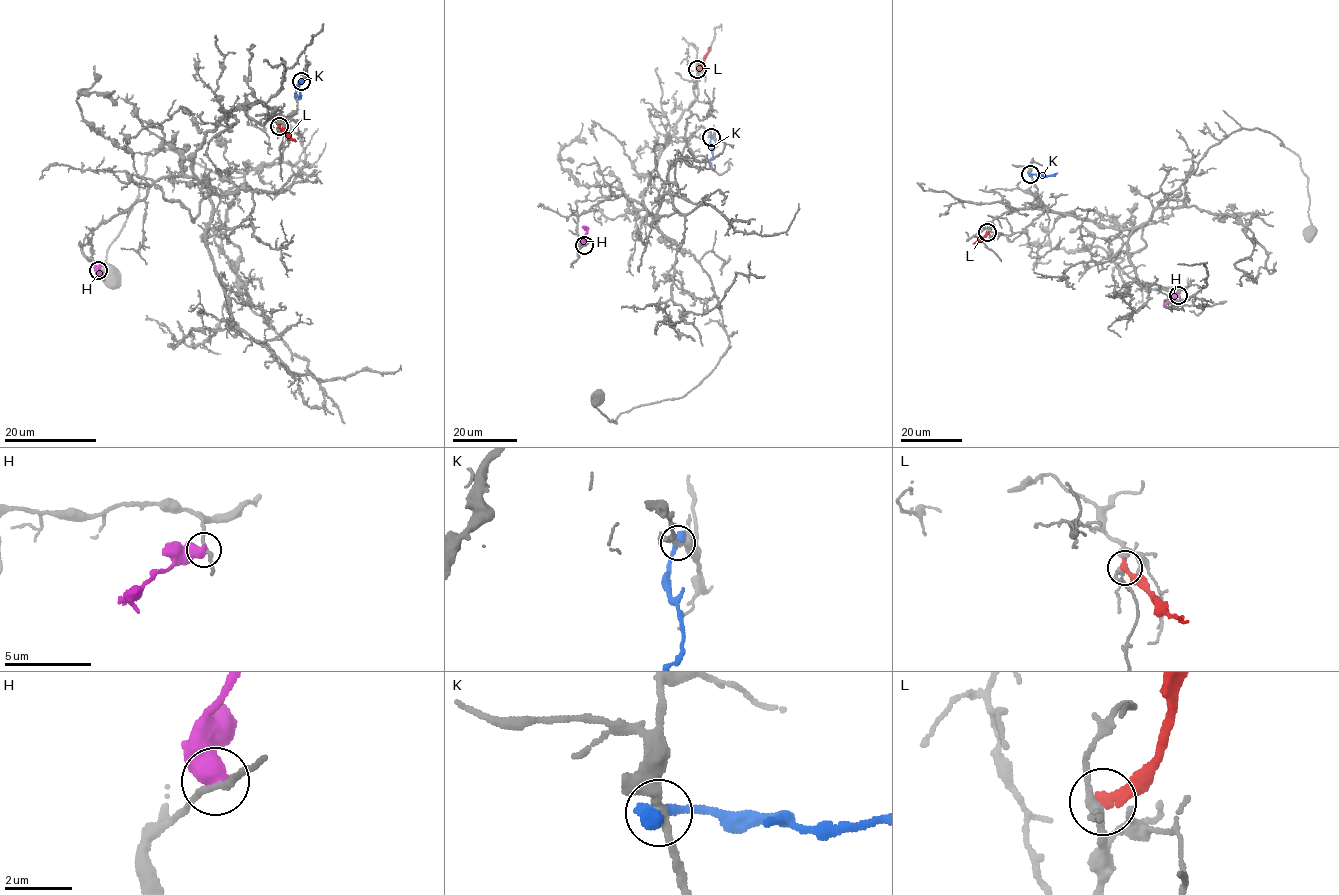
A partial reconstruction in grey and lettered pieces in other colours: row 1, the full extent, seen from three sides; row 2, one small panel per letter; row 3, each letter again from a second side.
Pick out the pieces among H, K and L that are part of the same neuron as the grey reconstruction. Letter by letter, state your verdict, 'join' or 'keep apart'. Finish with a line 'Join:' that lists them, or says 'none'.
H: keep apart
K: keep apart
L: keep apart
Join: none

